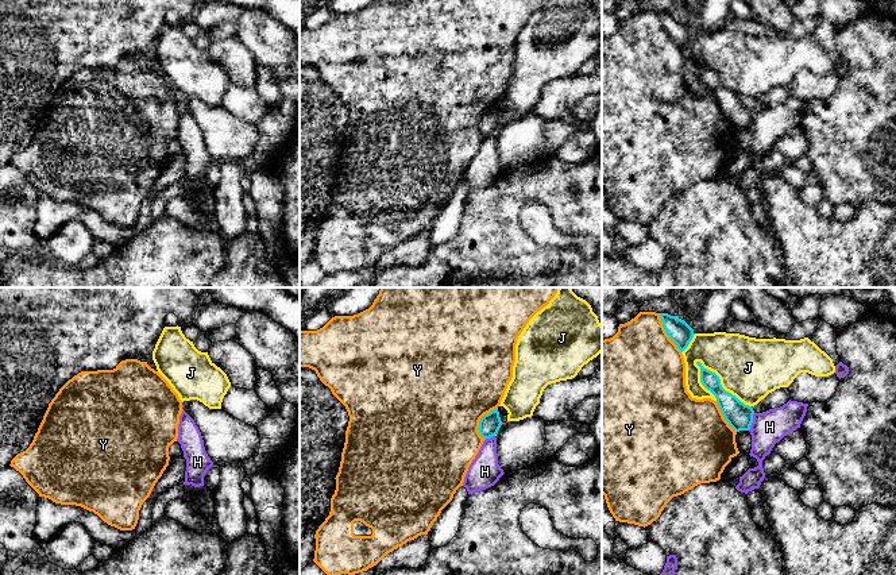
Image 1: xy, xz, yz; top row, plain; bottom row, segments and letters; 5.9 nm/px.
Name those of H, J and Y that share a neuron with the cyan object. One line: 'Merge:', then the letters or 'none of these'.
Merge: none of these

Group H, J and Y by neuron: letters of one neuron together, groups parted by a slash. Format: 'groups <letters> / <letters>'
groups H / J / Y

